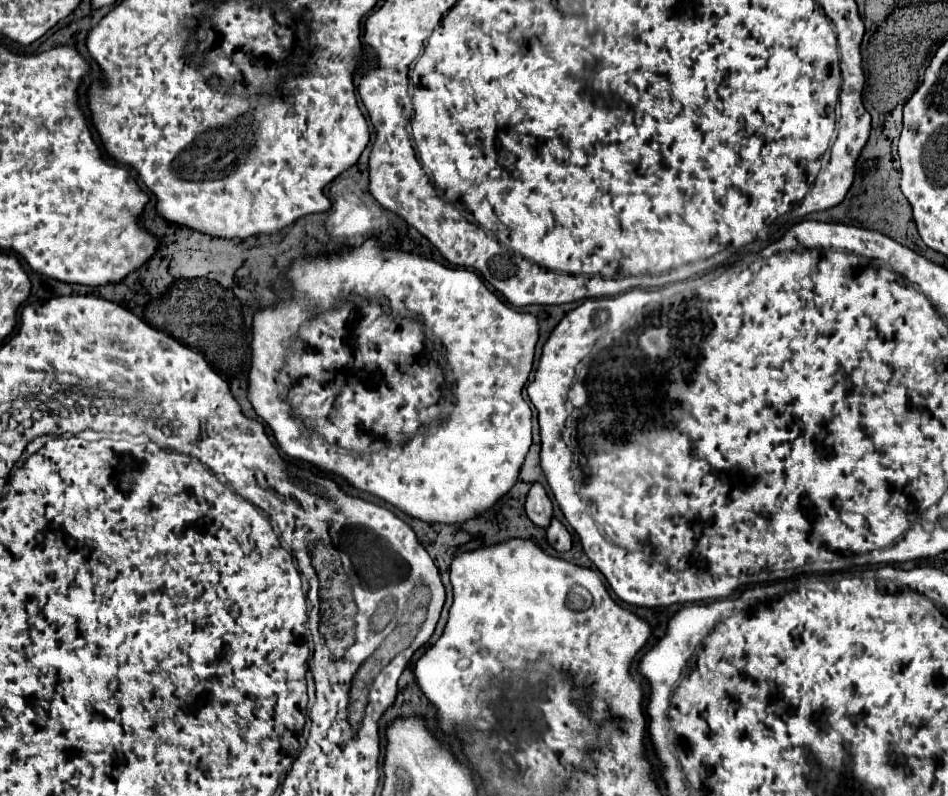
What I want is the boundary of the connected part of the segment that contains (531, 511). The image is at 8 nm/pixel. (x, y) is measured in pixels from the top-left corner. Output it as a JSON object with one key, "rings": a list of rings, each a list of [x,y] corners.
{"rings":[[[533,483],[533,487],[529,489],[525,511],[527,511],[527,517],[535,525],[539,525],[543,529],[549,525],[549,521],[553,517],[553,505],[551,505],[551,499],[541,483]]]}

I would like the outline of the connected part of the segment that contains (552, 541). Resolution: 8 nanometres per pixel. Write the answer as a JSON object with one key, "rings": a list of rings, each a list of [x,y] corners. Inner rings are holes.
{"rings":[[[553,517],[551,525],[545,529],[547,531],[547,541],[549,545],[555,549],[555,551],[569,551],[571,549],[571,535],[569,531],[565,529],[565,525]]]}

